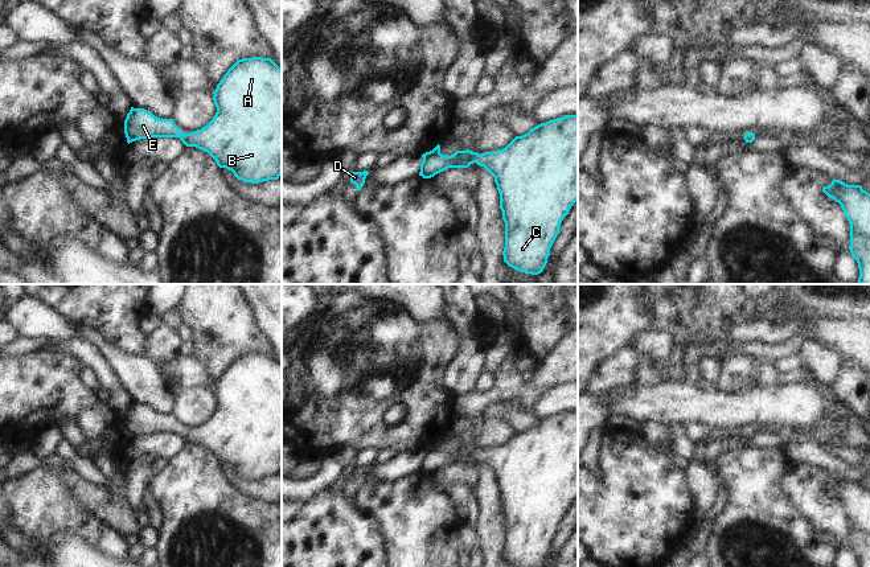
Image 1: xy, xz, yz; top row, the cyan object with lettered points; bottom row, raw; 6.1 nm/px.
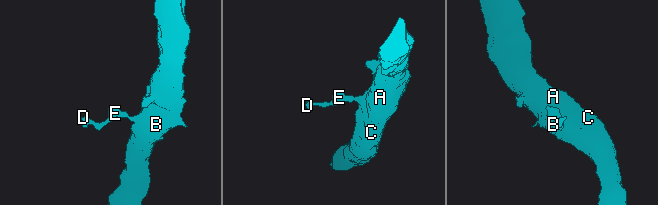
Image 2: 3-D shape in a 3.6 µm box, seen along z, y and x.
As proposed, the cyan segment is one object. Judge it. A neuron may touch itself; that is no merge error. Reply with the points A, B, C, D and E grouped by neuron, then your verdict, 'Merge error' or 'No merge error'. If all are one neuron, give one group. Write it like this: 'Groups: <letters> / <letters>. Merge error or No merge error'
Groups: A B C D E. No merge error

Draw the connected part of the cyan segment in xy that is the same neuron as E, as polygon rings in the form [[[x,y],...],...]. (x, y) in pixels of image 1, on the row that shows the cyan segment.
[[[262,57],[238,59],[217,85],[213,95],[217,112],[201,130],[182,133],[172,119],[160,119],[144,108],[131,107],[124,120],[127,143],[147,137],[178,137],[186,147],[208,152],[219,168],[226,168],[245,182],[278,180],[282,174],[282,69],[271,59]]]

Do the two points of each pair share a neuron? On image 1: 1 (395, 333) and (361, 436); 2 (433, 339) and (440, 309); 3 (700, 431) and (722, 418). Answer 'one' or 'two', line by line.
1: one
2: two
3: two

